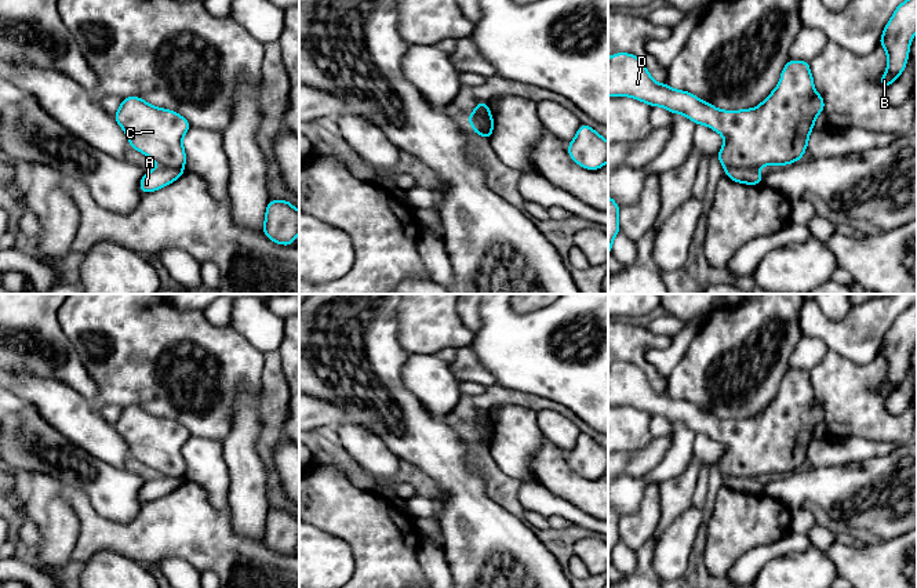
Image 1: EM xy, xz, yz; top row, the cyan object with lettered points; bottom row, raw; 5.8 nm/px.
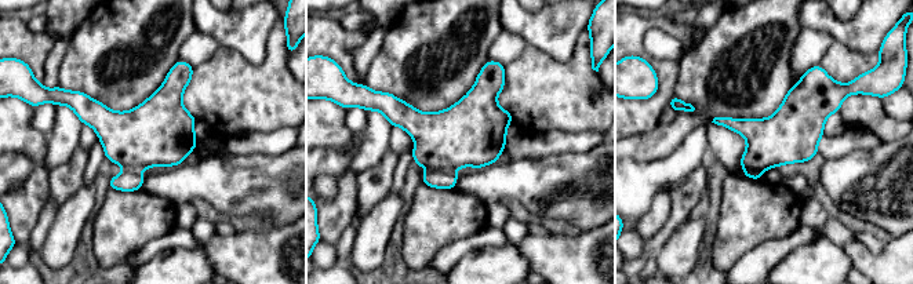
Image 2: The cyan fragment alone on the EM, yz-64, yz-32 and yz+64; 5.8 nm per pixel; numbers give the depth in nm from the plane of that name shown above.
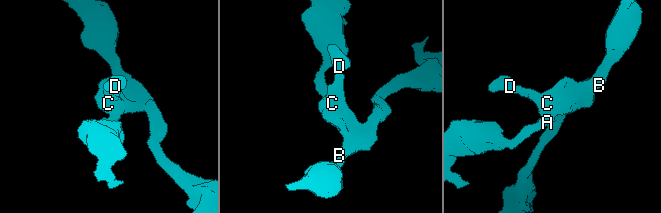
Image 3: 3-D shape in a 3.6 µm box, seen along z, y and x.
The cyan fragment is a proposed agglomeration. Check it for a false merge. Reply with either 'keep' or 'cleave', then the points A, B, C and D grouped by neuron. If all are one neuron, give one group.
cleave; A / B C D

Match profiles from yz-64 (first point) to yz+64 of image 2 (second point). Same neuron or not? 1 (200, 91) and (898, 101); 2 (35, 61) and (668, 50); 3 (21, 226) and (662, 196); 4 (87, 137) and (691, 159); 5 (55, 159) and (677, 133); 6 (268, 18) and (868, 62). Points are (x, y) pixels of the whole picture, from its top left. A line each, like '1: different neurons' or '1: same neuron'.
1: different neurons
2: different neurons
3: same neuron
4: different neurons
5: different neurons
6: different neurons

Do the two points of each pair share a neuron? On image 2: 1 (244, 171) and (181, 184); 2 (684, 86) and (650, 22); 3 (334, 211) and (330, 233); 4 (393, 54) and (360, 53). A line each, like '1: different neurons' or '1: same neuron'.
1: same neuron
2: different neurons
3: same neuron
4: different neurons

